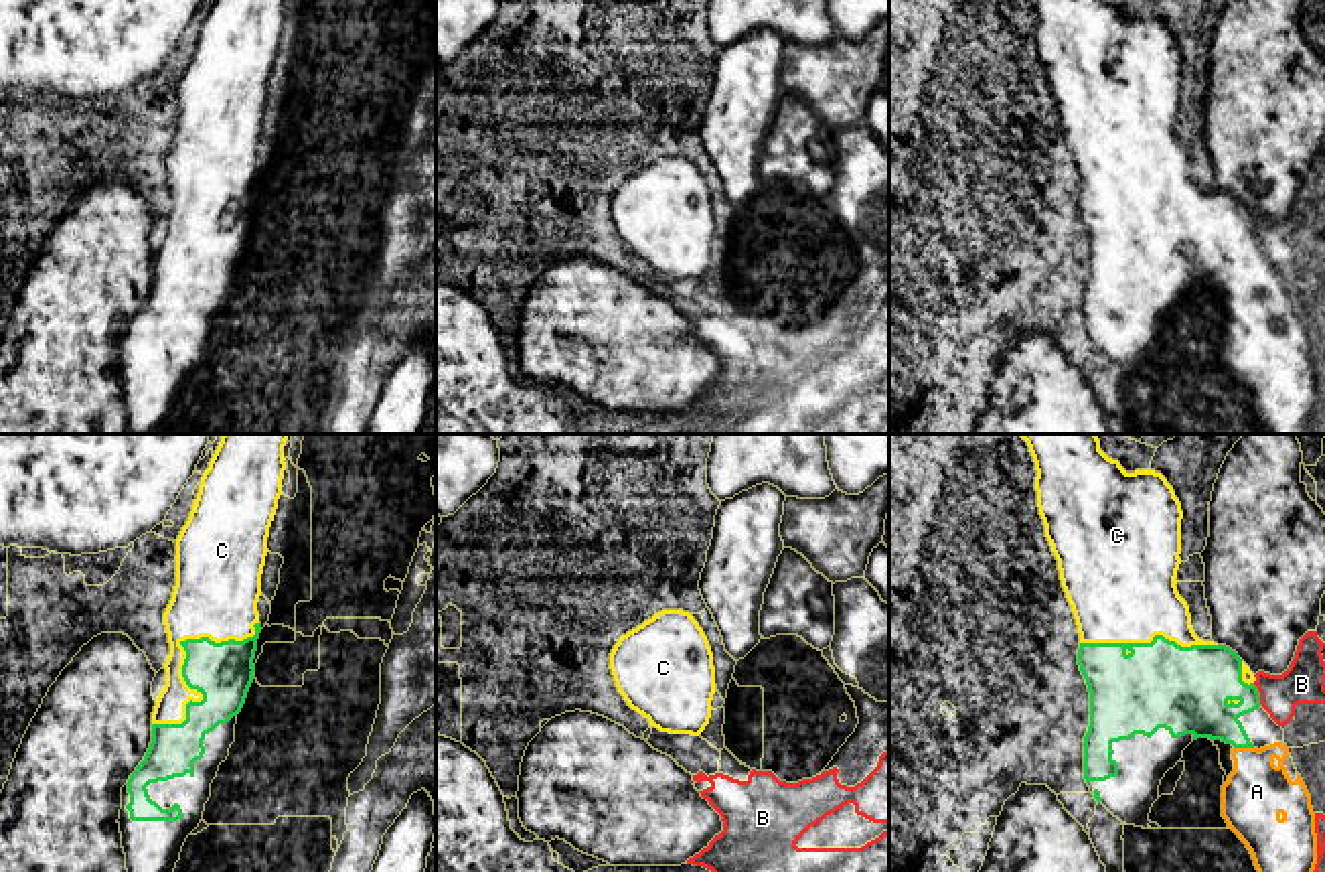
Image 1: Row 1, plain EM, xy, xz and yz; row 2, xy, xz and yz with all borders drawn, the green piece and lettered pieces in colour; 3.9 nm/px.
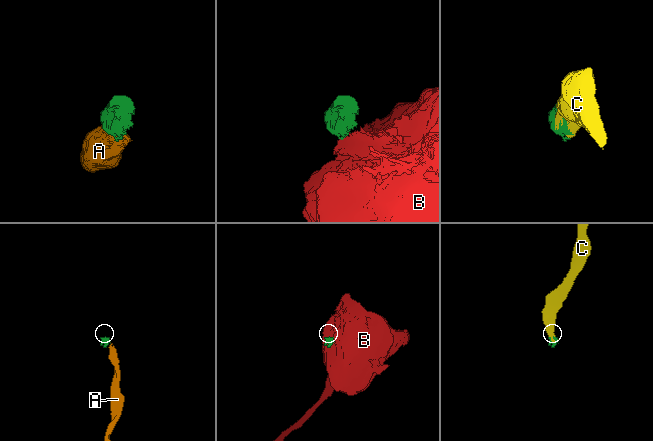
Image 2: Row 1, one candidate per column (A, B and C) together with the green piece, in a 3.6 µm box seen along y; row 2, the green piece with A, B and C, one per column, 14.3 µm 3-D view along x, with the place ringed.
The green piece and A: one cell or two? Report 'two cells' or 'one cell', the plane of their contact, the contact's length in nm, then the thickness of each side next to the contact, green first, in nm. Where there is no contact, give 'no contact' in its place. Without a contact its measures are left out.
one cell; contact in yz; length 80 nm; calibres 240 and 260 nm

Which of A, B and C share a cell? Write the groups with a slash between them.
A C / B

